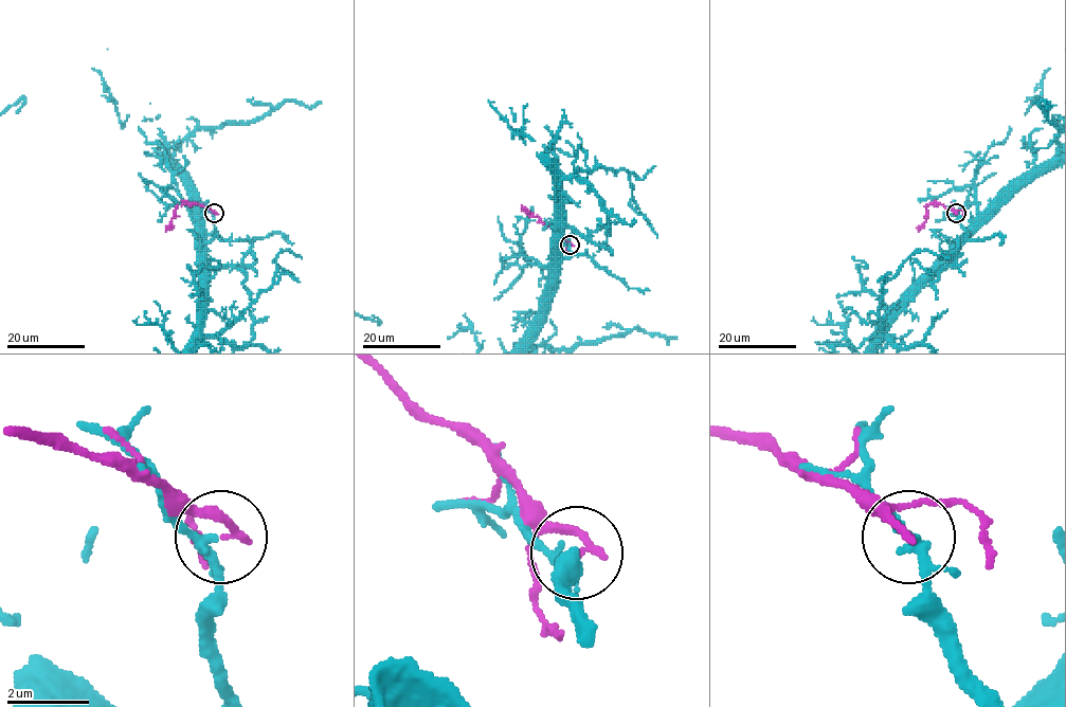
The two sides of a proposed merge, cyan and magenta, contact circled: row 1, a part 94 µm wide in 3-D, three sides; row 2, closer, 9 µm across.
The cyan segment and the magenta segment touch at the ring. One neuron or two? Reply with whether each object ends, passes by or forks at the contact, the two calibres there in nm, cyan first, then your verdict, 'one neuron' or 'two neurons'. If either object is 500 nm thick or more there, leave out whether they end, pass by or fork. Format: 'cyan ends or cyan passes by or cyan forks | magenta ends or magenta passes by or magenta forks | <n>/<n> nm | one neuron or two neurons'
cyan forks | magenta ends | 180/190 nm | two neurons

